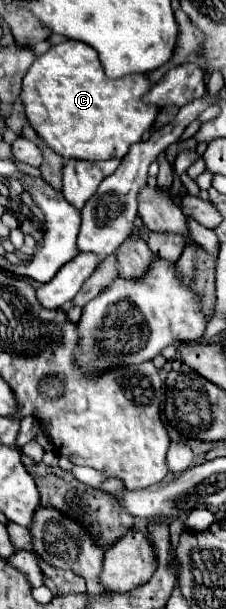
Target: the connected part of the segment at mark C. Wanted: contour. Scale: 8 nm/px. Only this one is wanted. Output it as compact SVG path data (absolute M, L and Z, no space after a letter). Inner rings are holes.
M83 41L53 45L35 59L21 83L19 99L23 113L35 133L63 159L101 161L125 157L133 143L153 125L159 109L145 105L141 97L149 91L147 75L107 79L93 47Z

